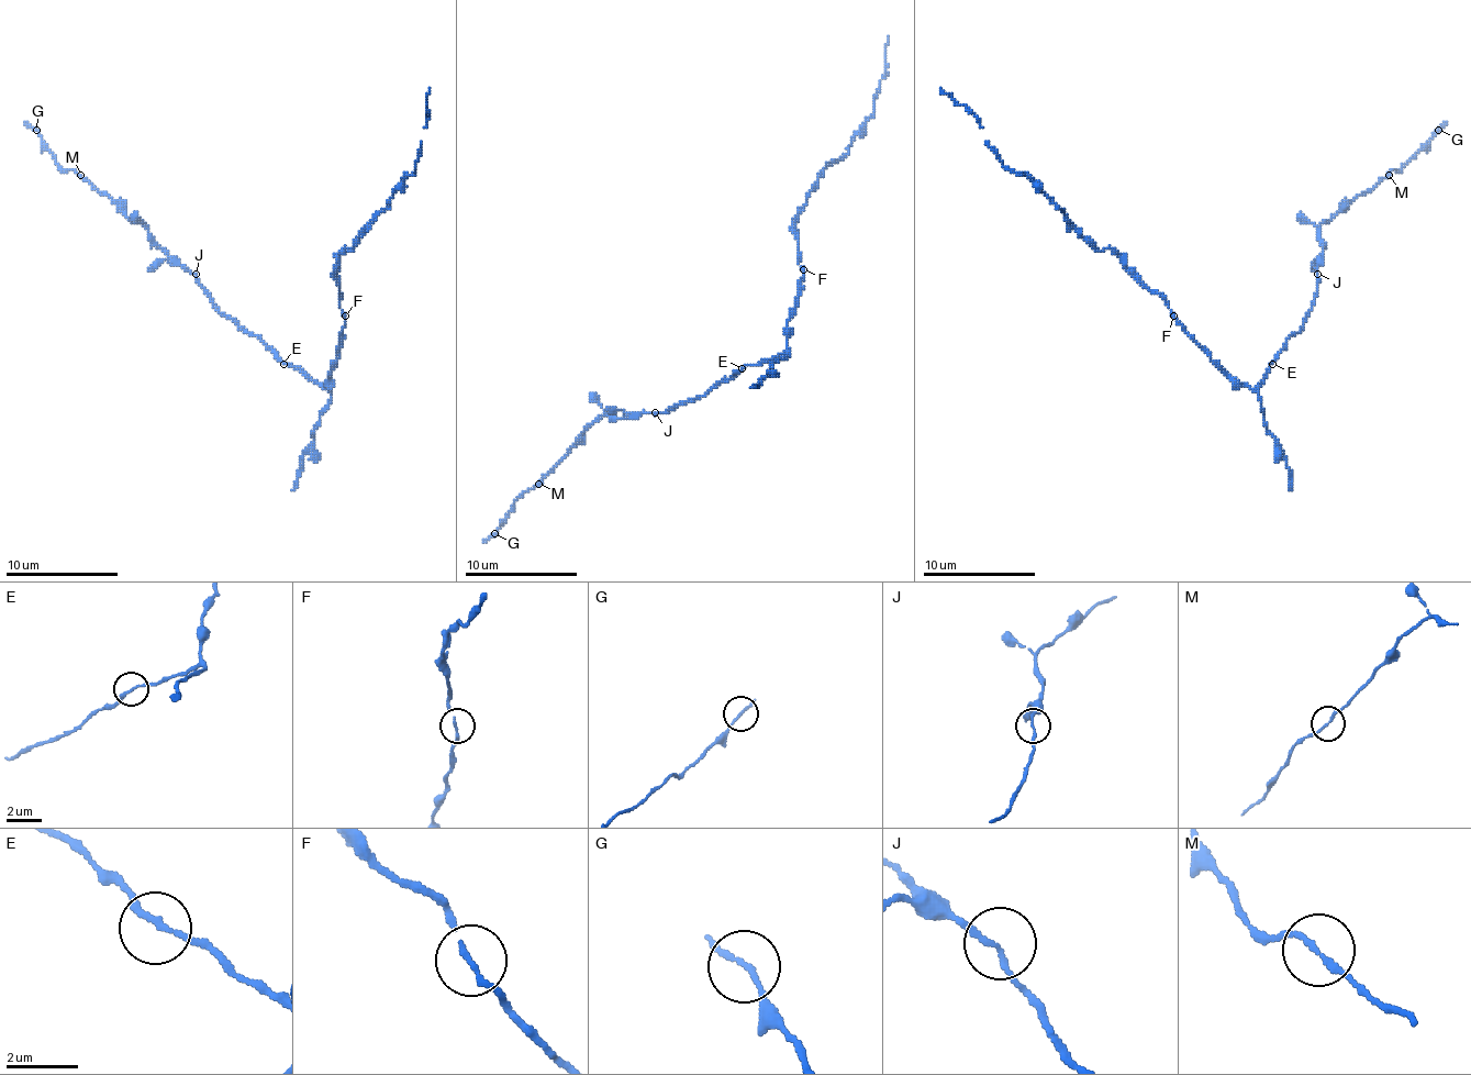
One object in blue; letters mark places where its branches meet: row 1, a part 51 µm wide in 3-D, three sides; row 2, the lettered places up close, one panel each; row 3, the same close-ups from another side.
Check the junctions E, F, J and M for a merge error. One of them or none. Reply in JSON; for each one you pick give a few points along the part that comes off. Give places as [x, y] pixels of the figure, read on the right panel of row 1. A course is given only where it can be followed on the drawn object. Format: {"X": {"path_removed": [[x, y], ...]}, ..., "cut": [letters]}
{"cut": []}

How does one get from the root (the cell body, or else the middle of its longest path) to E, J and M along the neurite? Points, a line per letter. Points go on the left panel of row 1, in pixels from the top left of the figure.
E: (329, 389), (283, 364)
J: (329, 389), (283, 364), (255, 335), (249, 335), (227, 319), (196, 274)
M: (329, 389), (283, 364), (255, 335), (227, 319), (193, 274), (80, 175)

